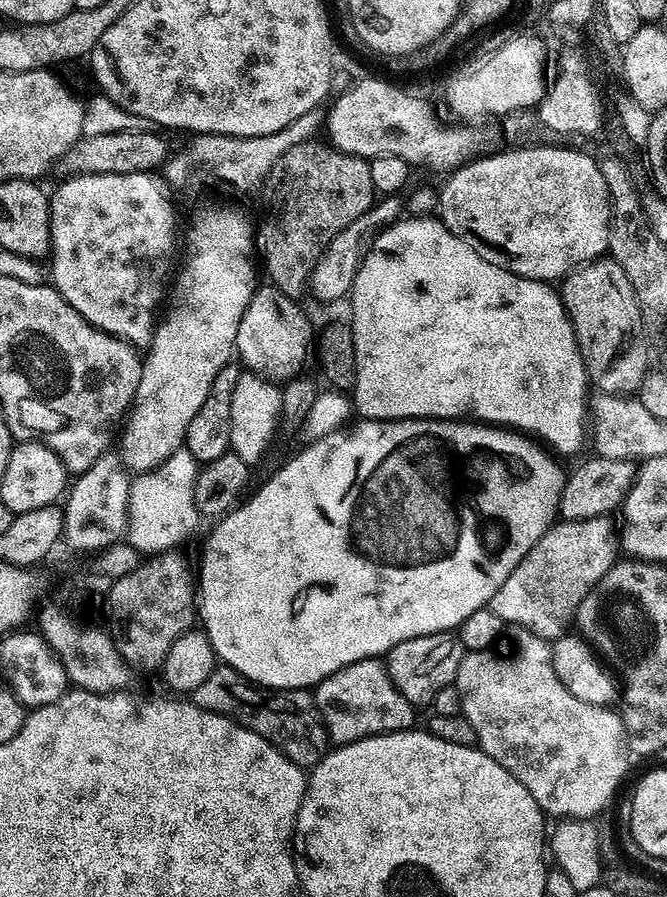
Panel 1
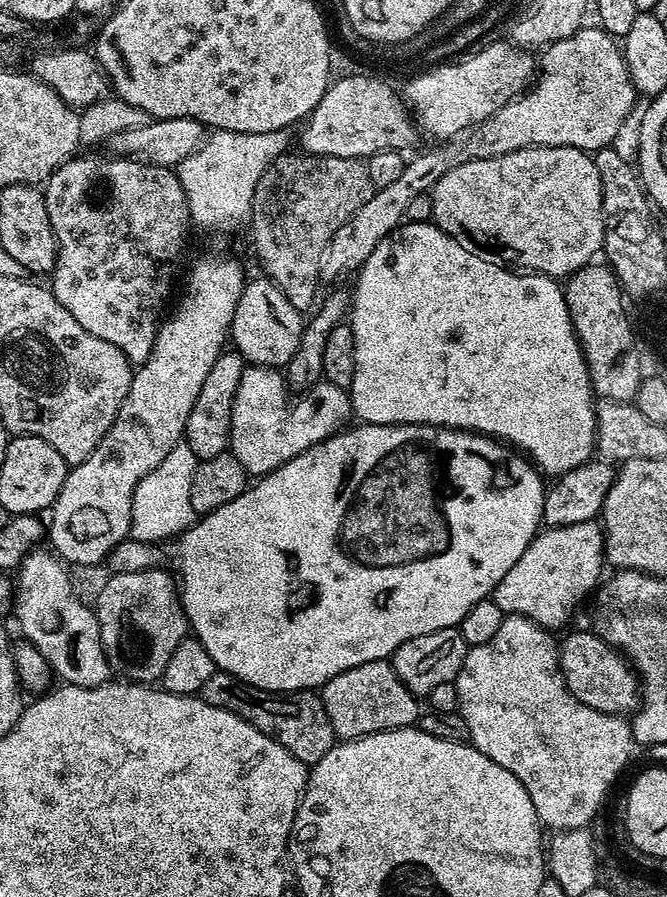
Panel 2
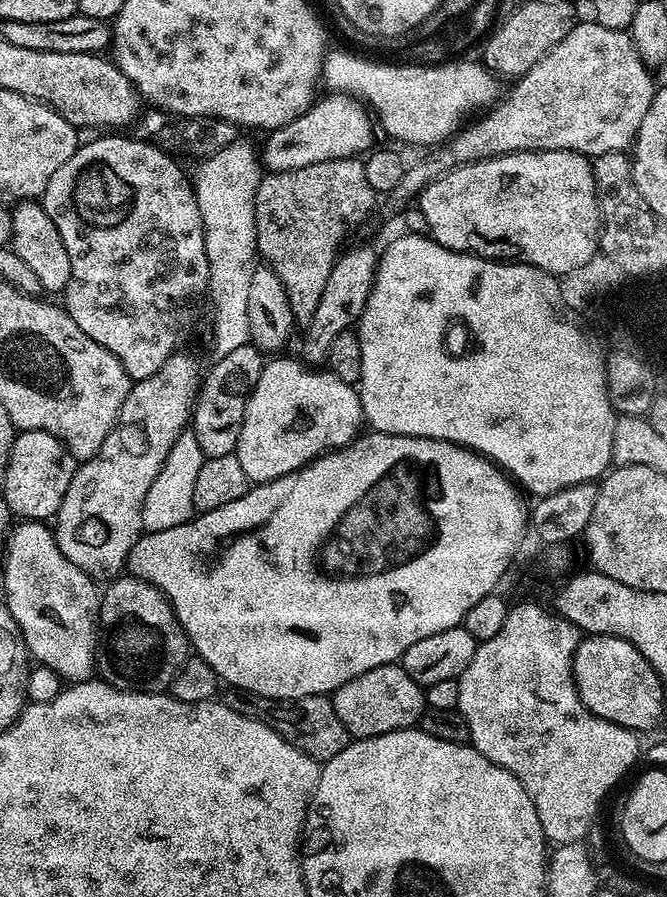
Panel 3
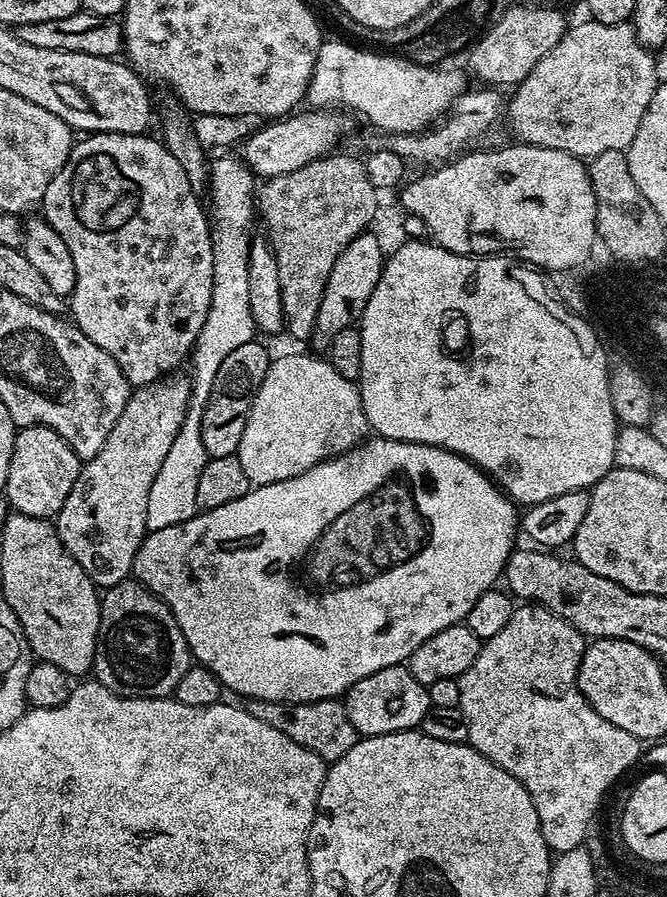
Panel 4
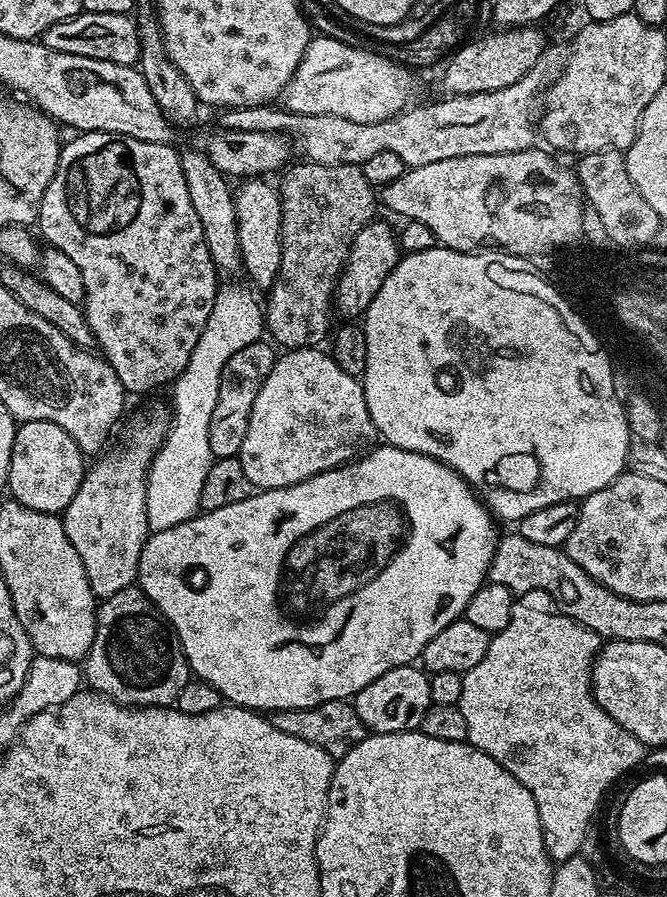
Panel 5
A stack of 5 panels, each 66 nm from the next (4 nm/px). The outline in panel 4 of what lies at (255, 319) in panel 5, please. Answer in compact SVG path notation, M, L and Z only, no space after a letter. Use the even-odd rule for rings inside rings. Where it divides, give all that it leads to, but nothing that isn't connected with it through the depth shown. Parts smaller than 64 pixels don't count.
M220 154L211 161L206 185L207 195L212 195L210 204L210 231L212 233L212 254L214 256L214 290L210 298L210 310L206 314L206 322L198 334L196 343L190 353L190 383L192 398L188 406L188 413L184 424L178 430L178 438L174 438L166 458L162 461L162 470L154 478L154 486L150 486L150 498L146 502L146 522L148 532L162 530L162 526L174 526L186 522L190 517L197 515L196 499L198 498L198 478L210 457L206 454L206 446L202 446L200 433L200 411L210 396L210 386L214 384L214 377L218 374L218 366L222 366L222 358L235 350L237 346L246 346L257 335L258 329L254 318L250 314L250 274L248 273L248 259L250 246L254 239L252 233L252 216L254 220L254 201L258 196L258 180L251 168L244 163L239 155Z

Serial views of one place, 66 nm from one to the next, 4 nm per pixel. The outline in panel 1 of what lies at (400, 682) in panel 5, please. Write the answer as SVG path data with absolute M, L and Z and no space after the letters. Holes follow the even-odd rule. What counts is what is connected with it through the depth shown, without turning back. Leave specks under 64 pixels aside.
M379 659L359 660L334 674L330 674L321 684L315 685L316 705L324 719L324 728L333 745L352 744L367 736L381 736L383 732L407 732L413 727L417 709L396 689L388 676L387 667Z

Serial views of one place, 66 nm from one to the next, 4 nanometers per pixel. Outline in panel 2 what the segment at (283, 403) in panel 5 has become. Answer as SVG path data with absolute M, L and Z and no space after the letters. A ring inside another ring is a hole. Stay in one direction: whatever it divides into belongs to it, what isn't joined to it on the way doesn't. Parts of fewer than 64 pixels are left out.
M259 366L245 367L234 394L232 429L230 430L230 451L248 472L249 477L267 476L280 465L290 462L307 448L320 444L336 435L349 423L353 415L352 402L345 389L324 382L319 385L320 408L312 400L300 404L300 428L288 428L289 385L283 371Z

